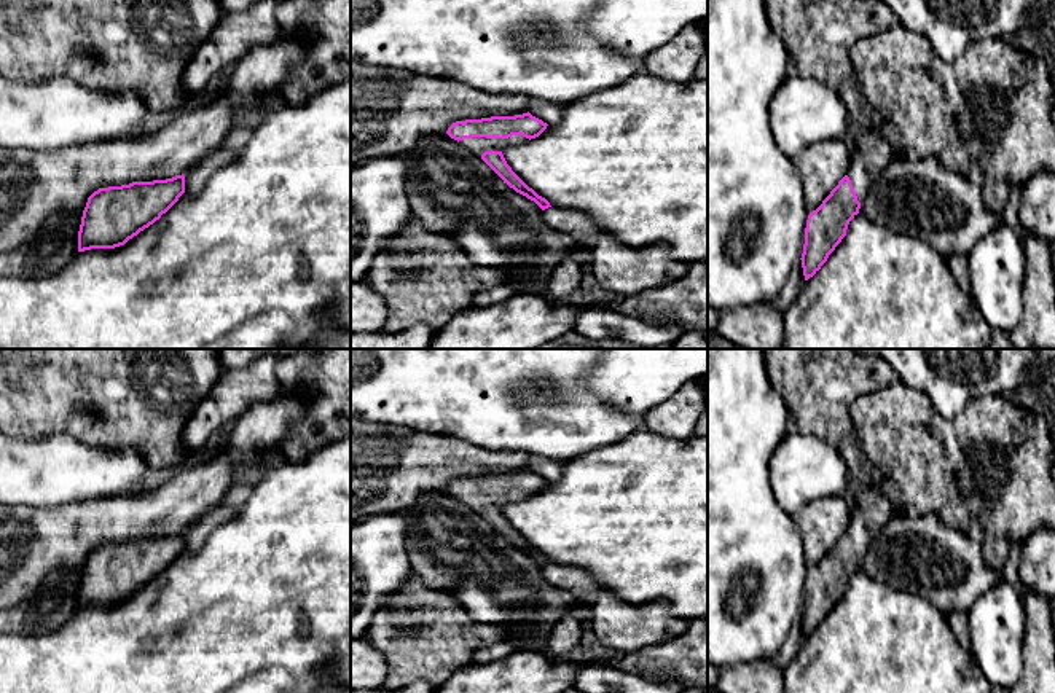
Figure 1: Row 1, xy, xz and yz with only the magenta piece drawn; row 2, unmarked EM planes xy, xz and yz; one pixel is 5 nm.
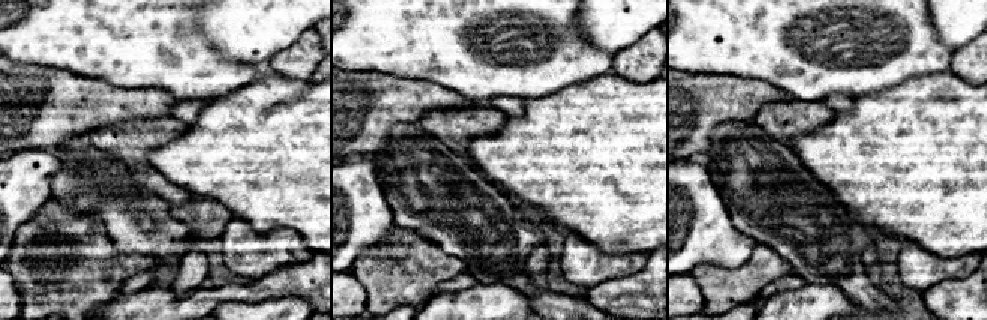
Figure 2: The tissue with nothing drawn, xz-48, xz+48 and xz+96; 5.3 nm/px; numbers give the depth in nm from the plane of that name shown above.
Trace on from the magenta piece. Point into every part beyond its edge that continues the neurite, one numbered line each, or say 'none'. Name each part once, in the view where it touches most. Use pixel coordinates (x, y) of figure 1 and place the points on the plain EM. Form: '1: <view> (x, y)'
1: xz (477, 502)

